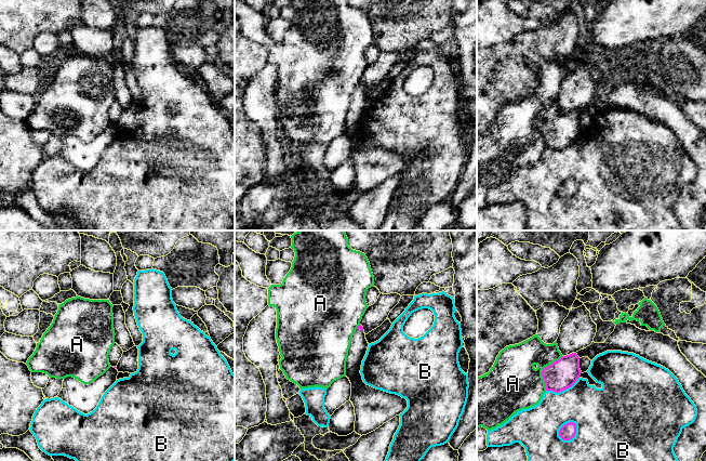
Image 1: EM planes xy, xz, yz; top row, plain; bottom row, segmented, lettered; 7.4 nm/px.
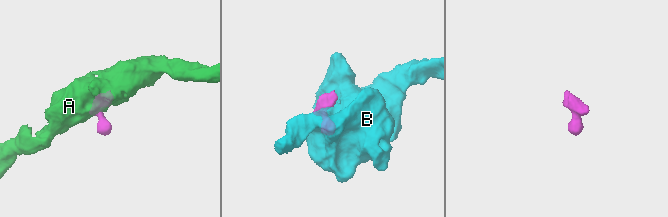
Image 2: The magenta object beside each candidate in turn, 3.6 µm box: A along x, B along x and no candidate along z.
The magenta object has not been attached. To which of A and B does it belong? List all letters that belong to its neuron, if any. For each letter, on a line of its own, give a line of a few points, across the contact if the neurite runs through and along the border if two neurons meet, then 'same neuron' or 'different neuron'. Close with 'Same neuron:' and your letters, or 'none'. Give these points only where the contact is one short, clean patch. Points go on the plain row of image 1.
A: different neuron
B: different neuron
Same neuron: none

